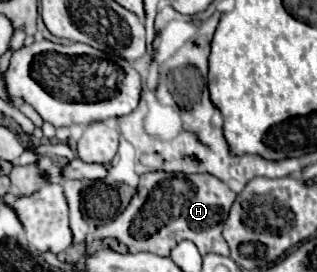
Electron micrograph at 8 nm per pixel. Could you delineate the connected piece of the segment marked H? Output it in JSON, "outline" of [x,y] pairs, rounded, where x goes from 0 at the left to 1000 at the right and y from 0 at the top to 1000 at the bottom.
{"outline":[[[473,632],[454,640],[442,654],[435,676],[435,706],[423,713],[423,728],[410,735],[404,765],[366,794],[360,809],[347,809],[334,831],[309,831],[271,890],[284,890],[290,875],[334,875],[334,868],[360,868],[372,875],[385,897],[404,904],[404,926],[479,926],[498,941],[536,941],[543,912],[574,890],[574,882],[599,882],[618,897],[618,912],[631,919],[631,934],[656,934],[675,926],[675,912],[719,912],[713,882],[700,875],[700,831],[713,816],[713,787],[726,772],[726,757],[738,750],[744,713],[688,654],[662,647],[662,640],[530,640],[530,632]]]}

